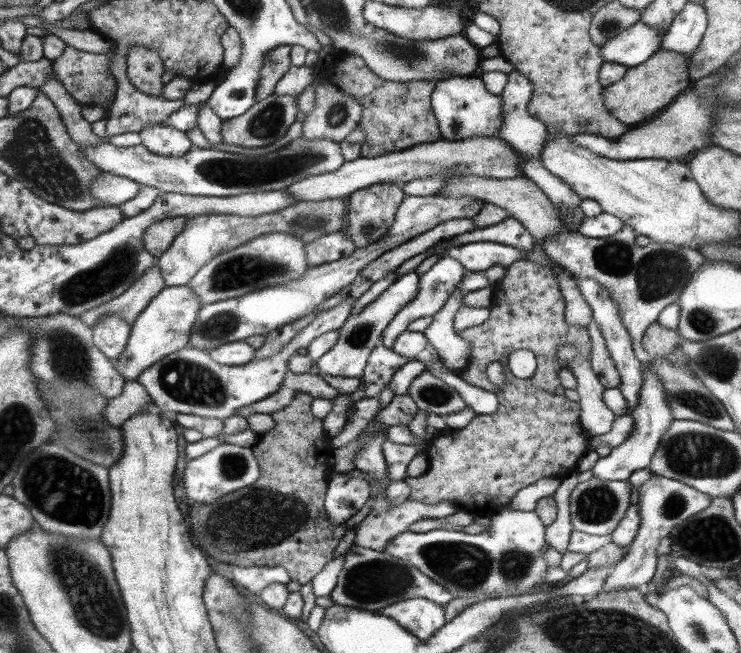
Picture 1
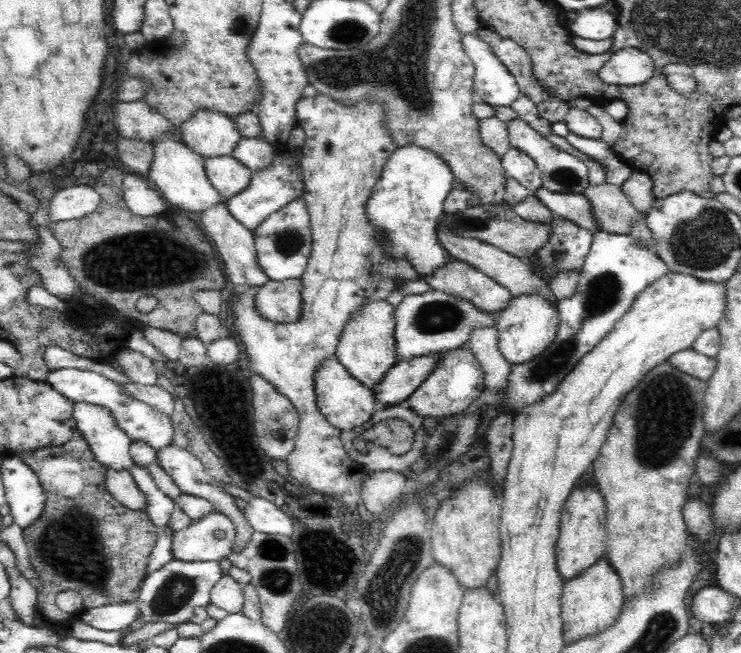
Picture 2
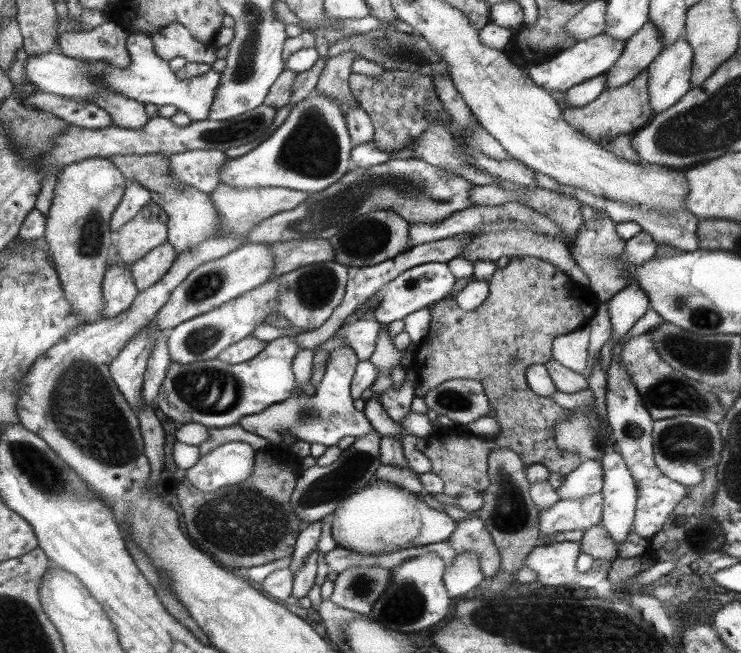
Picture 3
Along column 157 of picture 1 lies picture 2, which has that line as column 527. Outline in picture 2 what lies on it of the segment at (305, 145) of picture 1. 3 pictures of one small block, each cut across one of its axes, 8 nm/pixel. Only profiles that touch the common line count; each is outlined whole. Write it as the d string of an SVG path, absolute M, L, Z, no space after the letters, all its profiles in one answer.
M511 147L501 156L501 165L505 170L505 176L514 178L524 189L536 194L543 188L540 171L535 162L521 150Z

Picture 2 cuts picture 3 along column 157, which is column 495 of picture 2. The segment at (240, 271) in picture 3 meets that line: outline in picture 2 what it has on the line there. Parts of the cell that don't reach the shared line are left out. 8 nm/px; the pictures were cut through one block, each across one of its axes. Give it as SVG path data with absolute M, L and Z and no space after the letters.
M428 289L415 295L404 294L402 302L395 308L396 360L456 349L465 345L476 330L495 328L498 318L498 312L484 311L466 298L441 290Z

